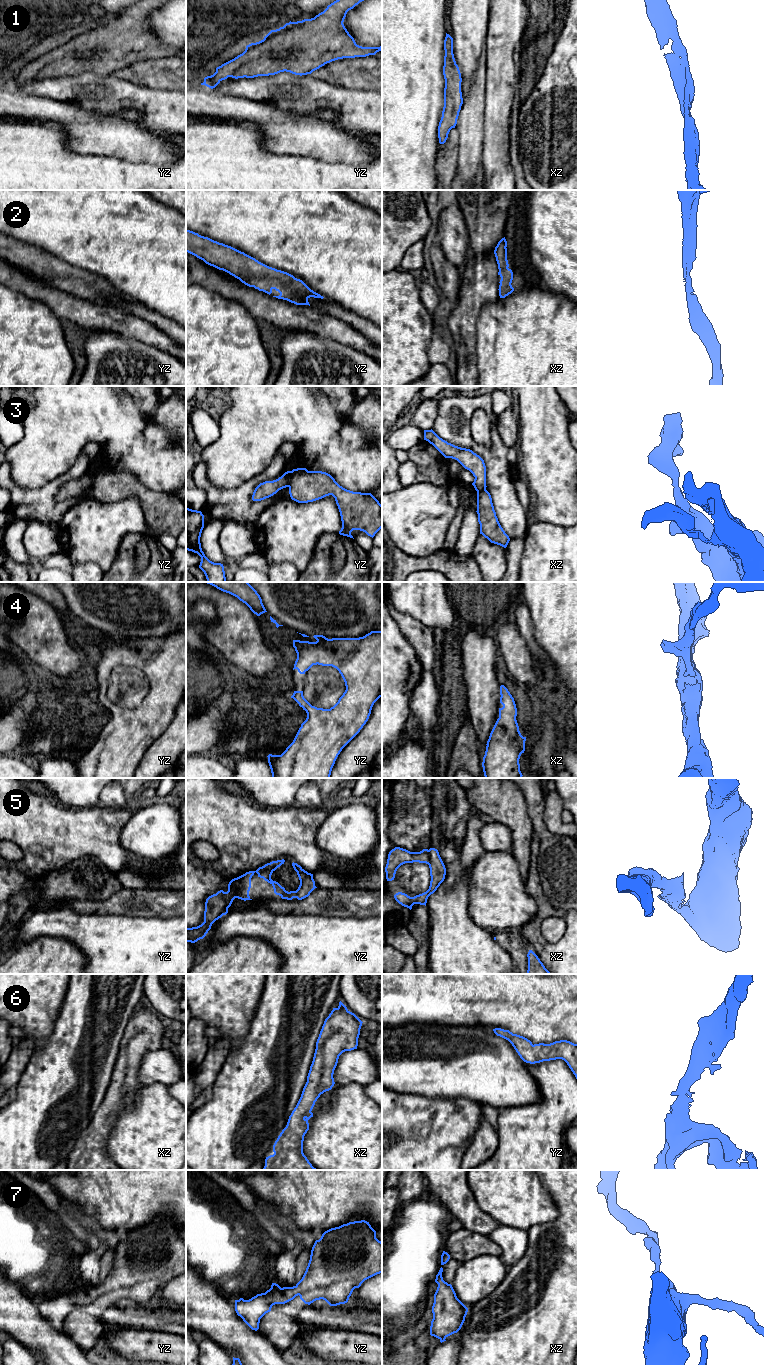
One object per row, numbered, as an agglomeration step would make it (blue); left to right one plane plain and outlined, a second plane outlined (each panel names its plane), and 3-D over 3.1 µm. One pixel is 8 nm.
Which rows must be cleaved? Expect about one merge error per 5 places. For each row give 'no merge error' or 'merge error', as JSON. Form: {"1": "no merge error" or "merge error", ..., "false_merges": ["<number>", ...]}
{"1": "no merge error", "2": "no merge error", "3": "merge error", "4": "no merge error", "5": "no merge error", "6": "no merge error", "7": "no merge error", "false_merges": ["3"]}

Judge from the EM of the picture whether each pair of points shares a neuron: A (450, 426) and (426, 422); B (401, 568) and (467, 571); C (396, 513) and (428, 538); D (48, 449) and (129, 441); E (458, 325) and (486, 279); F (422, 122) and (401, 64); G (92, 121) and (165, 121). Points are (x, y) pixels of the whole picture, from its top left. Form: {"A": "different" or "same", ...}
{"A": "different", "B": "same", "C": "same", "D": "same", "E": "same", "F": "same", "G": "different"}

